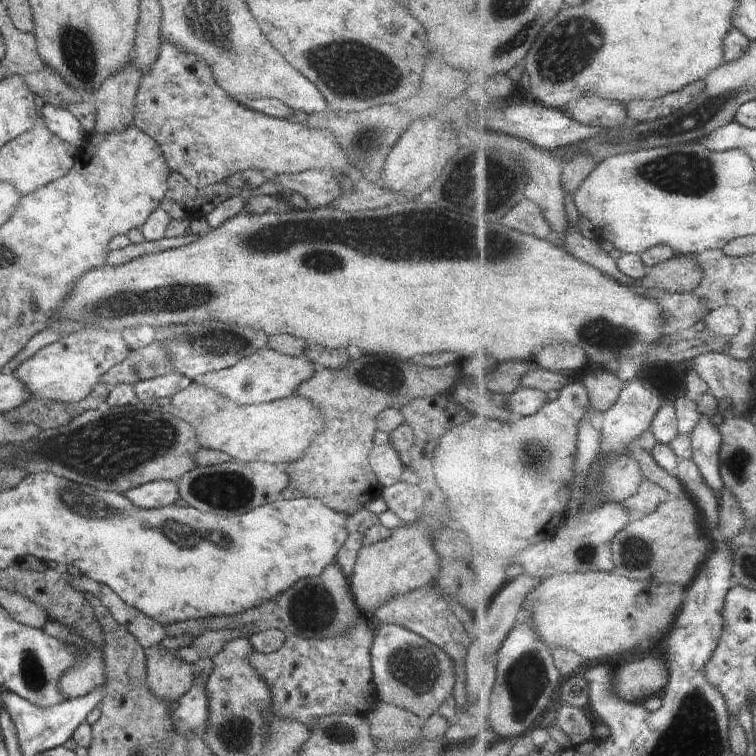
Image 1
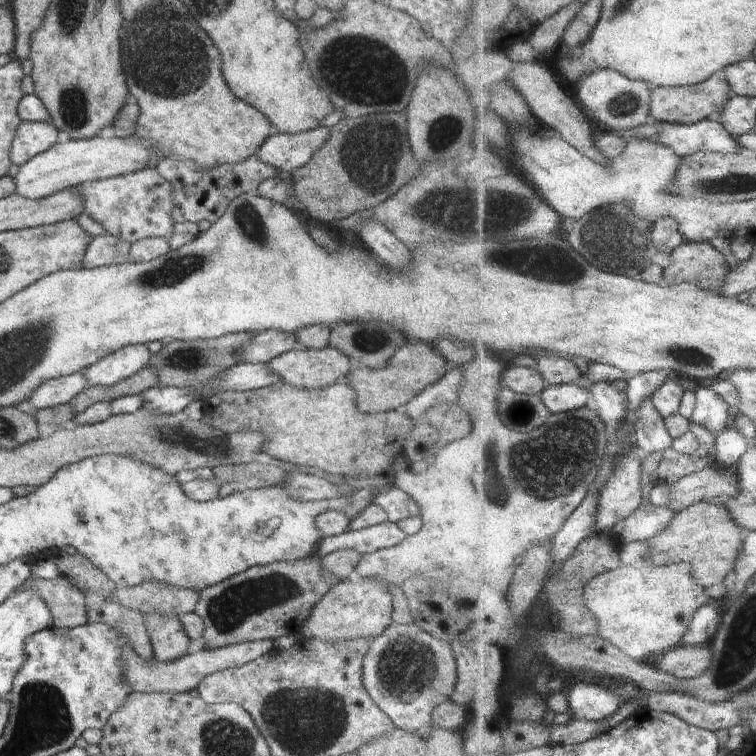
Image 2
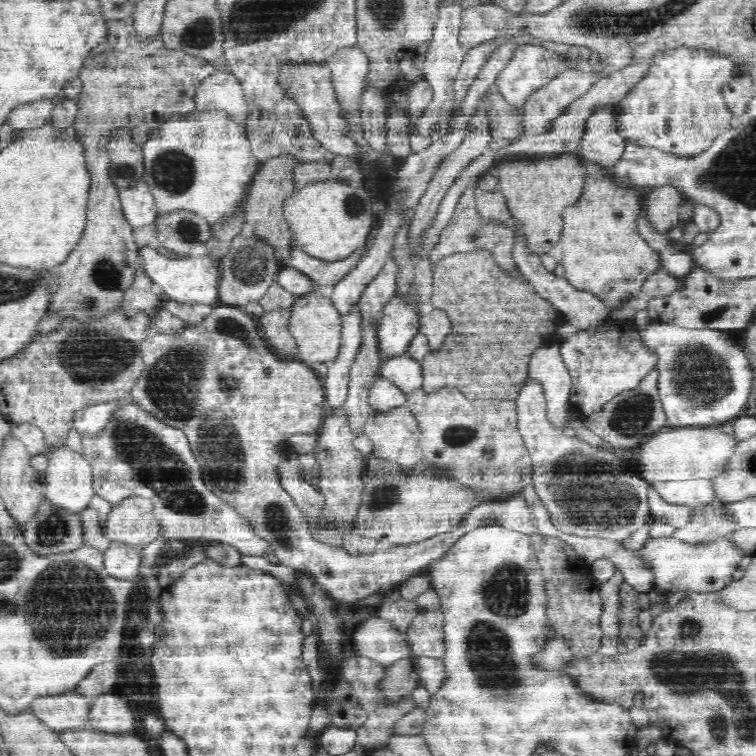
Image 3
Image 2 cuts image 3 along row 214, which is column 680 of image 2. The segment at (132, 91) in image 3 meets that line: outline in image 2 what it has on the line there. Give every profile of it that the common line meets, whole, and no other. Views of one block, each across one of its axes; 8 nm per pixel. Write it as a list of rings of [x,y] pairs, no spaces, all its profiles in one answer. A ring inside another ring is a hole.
[[[716,74],[706,82],[694,86],[654,87],[651,106],[652,119],[693,125],[705,121],[718,110],[723,112],[733,93],[731,82],[723,74]]]

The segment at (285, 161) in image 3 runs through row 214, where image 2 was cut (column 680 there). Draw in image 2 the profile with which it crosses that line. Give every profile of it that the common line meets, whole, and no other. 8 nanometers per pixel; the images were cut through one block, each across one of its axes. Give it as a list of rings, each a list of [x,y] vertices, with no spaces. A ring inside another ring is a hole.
[[[686,240],[670,256],[672,261],[665,269],[665,279],[668,285],[694,283],[720,293],[724,290],[728,278],[733,275],[734,268],[731,268],[729,258],[713,243]]]

